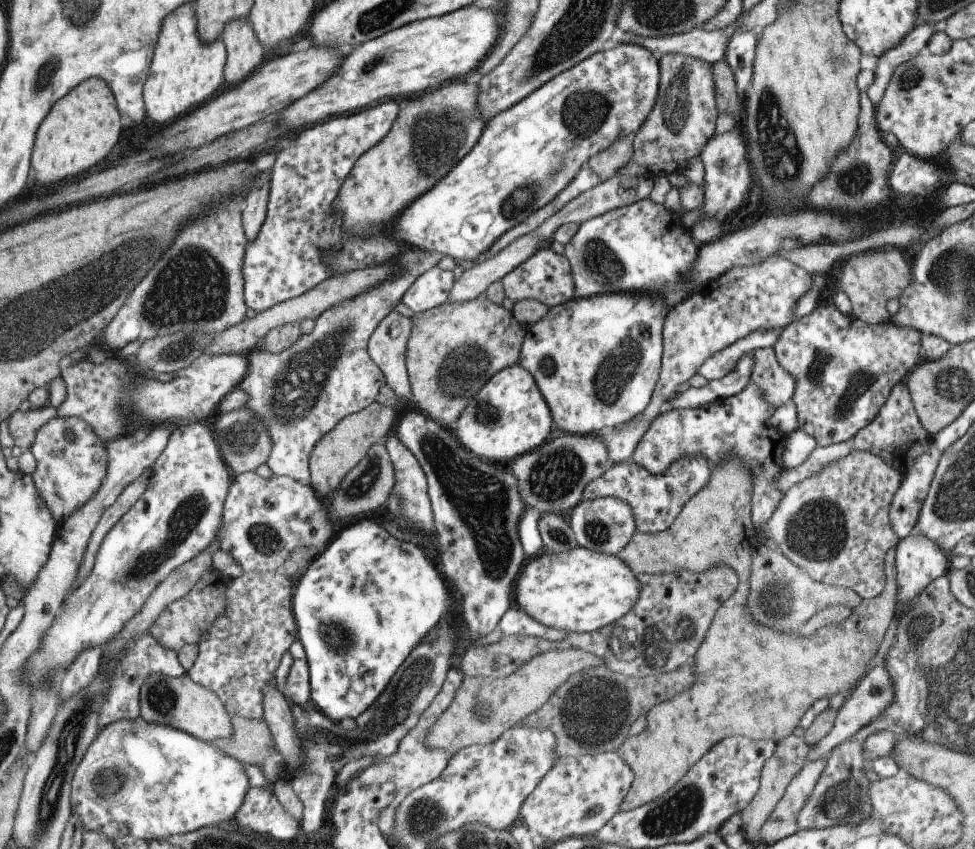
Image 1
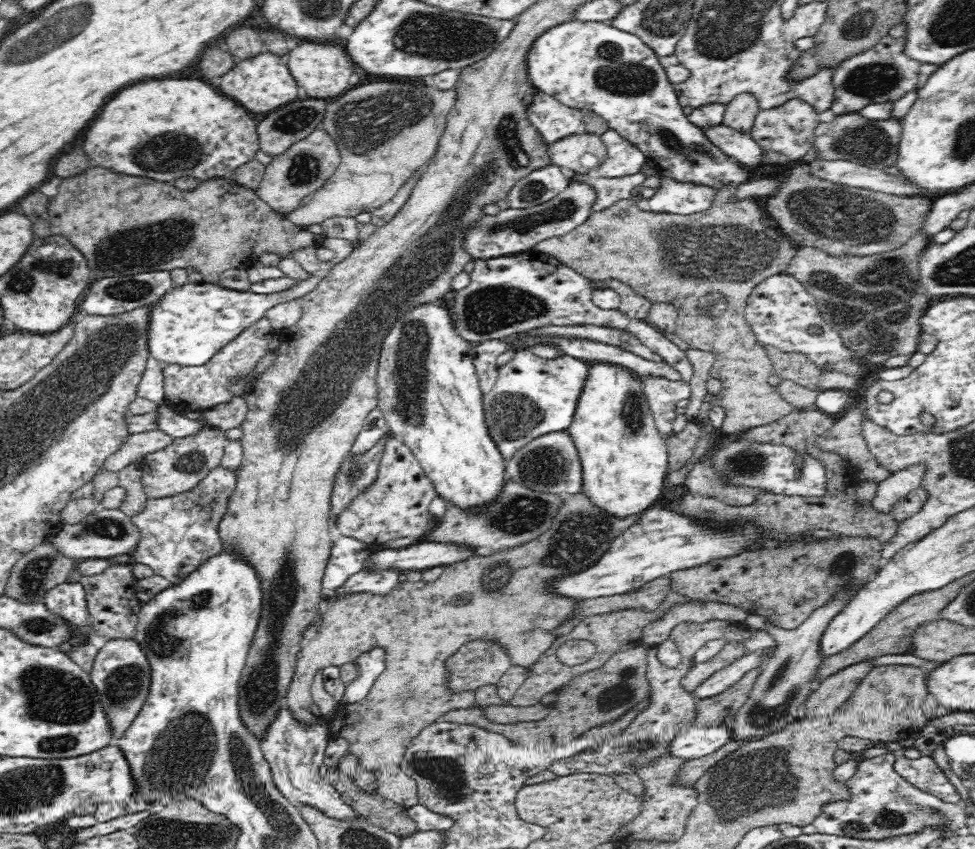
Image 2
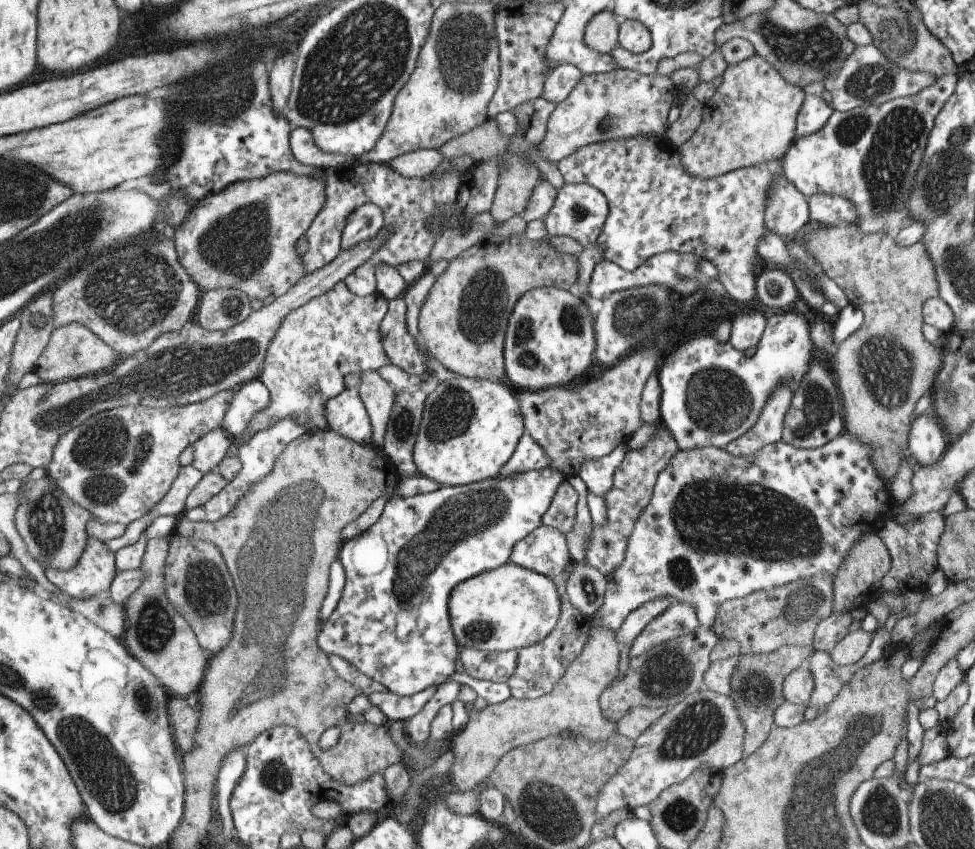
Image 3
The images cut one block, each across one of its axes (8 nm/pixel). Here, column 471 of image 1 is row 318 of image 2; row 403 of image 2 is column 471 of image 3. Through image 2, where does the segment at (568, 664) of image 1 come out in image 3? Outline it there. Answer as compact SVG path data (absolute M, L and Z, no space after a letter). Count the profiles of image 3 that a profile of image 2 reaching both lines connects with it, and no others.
M596 613L590 617L591 628L587 635L581 654L568 666L567 671L561 680L554 686L554 689L538 699L518 703L514 700L506 700L496 705L486 706L480 711L469 712L470 721L461 731L455 732L449 749L454 753L455 760L452 772L456 779L456 789L467 791L480 784L482 780L492 776L497 763L504 757L504 754L515 750L517 747L528 745L529 743L563 734L569 731L571 735L579 735L590 741L606 741L609 737L618 734L616 723L608 721L601 712L599 704L600 694L609 687L616 679L619 672L620 645L616 639L615 632L609 627L598 622Z

